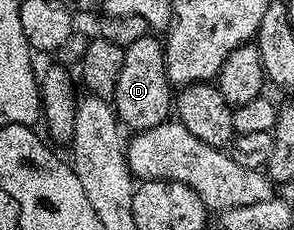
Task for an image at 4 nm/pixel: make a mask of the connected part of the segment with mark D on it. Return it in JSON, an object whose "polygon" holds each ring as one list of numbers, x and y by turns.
{"polygon":[[153,36,136,39,136,43,124,49,124,63,120,67,119,77,116,78,112,106,119,122,126,129,130,128,130,131,156,127,164,123,172,113,172,86,166,70,166,46]]}

